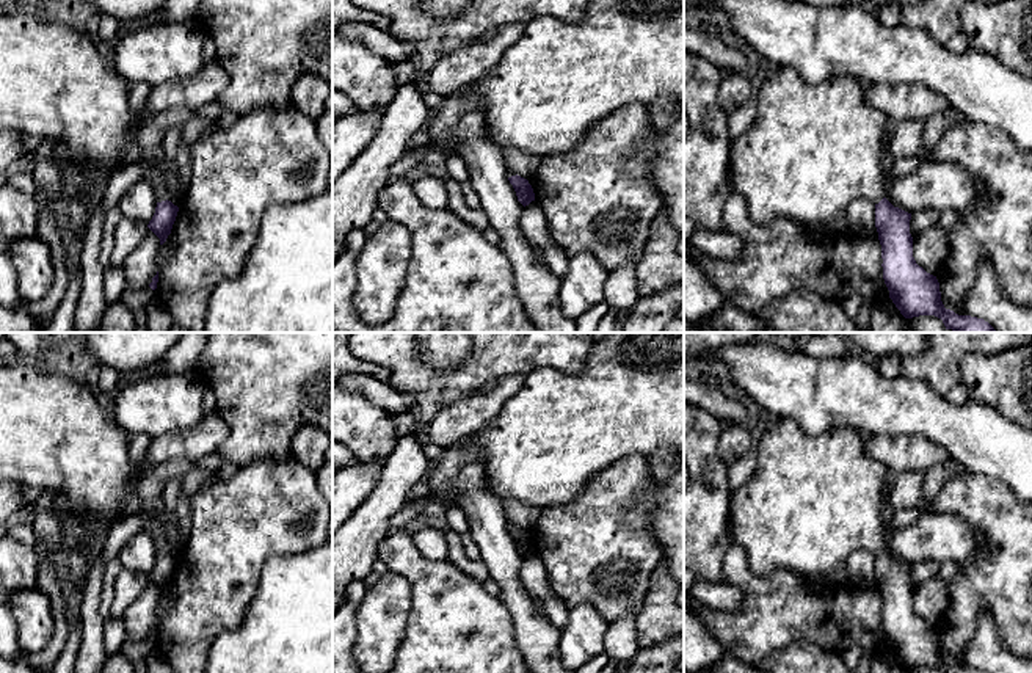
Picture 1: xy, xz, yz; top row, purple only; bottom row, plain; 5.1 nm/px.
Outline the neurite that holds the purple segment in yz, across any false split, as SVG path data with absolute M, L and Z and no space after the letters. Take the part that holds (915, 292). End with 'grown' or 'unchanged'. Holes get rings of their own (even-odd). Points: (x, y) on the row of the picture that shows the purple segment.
M779 67L756 83L758 110L731 151L731 188L747 201L748 216L765 224L779 216L820 227L845 229L847 207L866 198L875 204L875 227L881 245L883 279L889 298L905 318L935 315L955 333L996 333L983 318L958 315L941 301L936 276L913 257L911 213L883 196L881 138L886 116L867 104L853 75L806 83L792 67Z; grown

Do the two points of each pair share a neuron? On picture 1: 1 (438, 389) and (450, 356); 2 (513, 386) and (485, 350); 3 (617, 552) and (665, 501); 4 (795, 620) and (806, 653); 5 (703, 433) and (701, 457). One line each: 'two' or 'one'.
1: two
2: two
3: two
4: two
5: one

